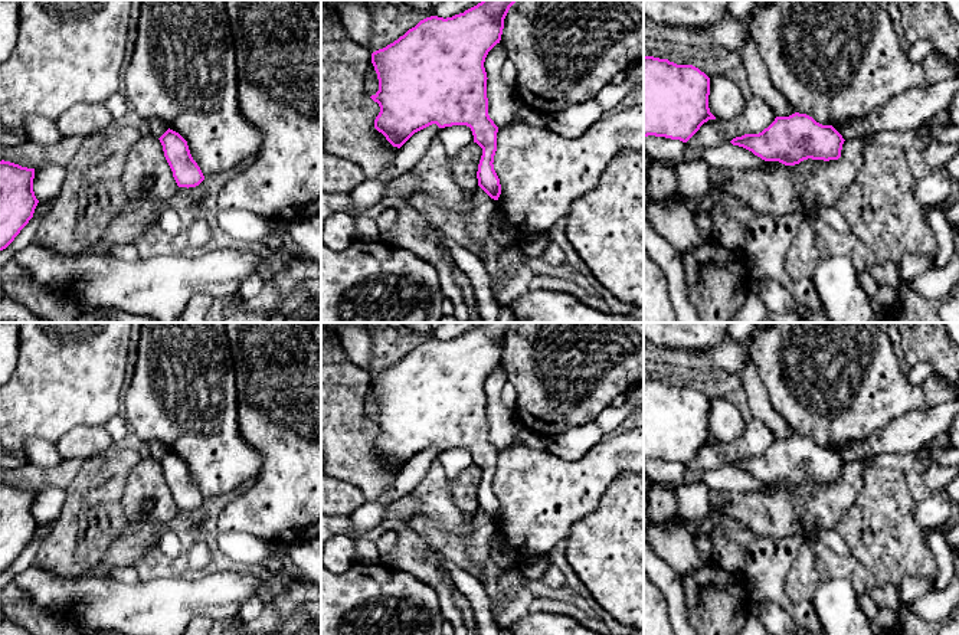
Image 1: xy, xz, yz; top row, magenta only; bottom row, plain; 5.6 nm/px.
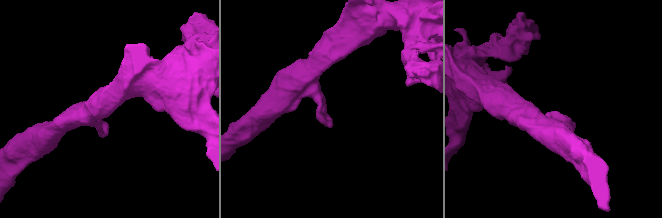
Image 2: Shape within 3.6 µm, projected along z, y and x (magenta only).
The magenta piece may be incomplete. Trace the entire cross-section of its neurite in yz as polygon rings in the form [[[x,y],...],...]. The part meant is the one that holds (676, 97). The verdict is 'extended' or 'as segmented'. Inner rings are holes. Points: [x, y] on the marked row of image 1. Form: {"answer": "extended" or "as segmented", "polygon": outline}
{"answer": "as segmented", "polygon": [[[644,56],[644,137],[655,135],[687,143],[704,122],[707,122],[708,120],[716,120],[716,117],[710,112],[708,108],[708,95],[710,95],[710,78],[698,68],[693,65],[677,65],[674,62],[670,62],[668,59]]]}

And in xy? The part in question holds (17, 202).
{"answer": "as segmented", "polygon": [[[0,161],[0,251],[6,249],[33,217],[39,203],[33,179],[35,168]]]}

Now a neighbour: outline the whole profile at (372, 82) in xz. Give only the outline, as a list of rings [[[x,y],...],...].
[[[370,63],[366,73],[366,95],[367,96],[376,95],[377,91],[379,91],[377,73],[374,71],[373,63]]]

